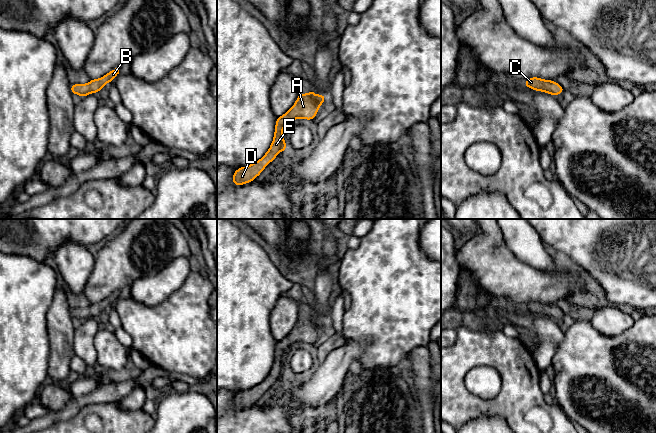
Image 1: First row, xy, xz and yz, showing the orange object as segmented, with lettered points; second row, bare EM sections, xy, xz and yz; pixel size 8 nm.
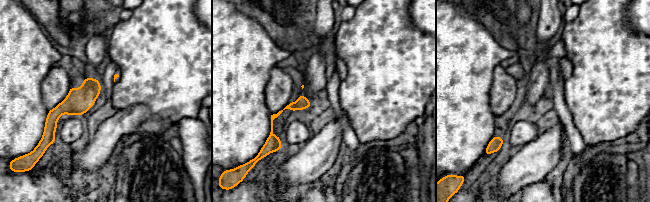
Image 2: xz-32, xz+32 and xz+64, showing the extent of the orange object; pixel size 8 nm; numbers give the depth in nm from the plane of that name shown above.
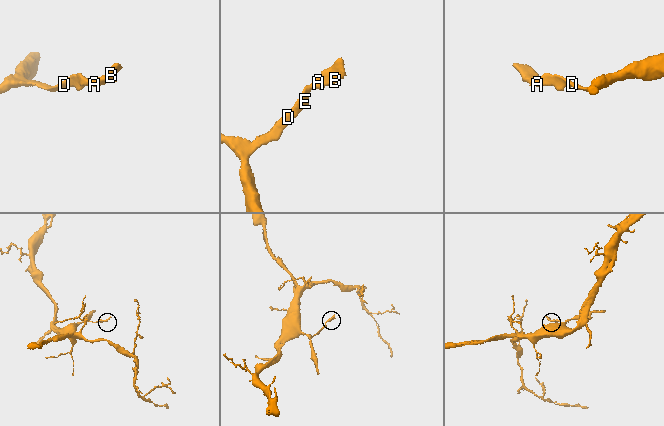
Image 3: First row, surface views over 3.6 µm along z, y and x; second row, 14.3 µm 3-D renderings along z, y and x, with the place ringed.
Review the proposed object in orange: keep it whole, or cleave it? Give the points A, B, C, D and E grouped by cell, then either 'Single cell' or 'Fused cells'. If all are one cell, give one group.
Groups: A B C D E. Single cell

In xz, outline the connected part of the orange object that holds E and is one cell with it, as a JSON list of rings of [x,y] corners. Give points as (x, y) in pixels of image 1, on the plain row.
[[[313,313],[308,318],[300,317],[294,329],[284,339],[277,341],[273,365],[269,374],[258,385],[251,389],[238,392],[234,395],[232,405],[235,409],[241,410],[250,407],[258,401],[265,391],[271,387],[281,375],[286,375],[286,365],[282,361],[284,351],[291,345],[299,342],[312,344],[317,340],[317,335],[327,321],[321,318],[314,318]]]

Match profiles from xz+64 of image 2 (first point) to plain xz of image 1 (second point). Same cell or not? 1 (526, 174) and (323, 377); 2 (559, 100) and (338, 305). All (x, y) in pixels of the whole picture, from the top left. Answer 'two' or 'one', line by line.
1: one
2: one

